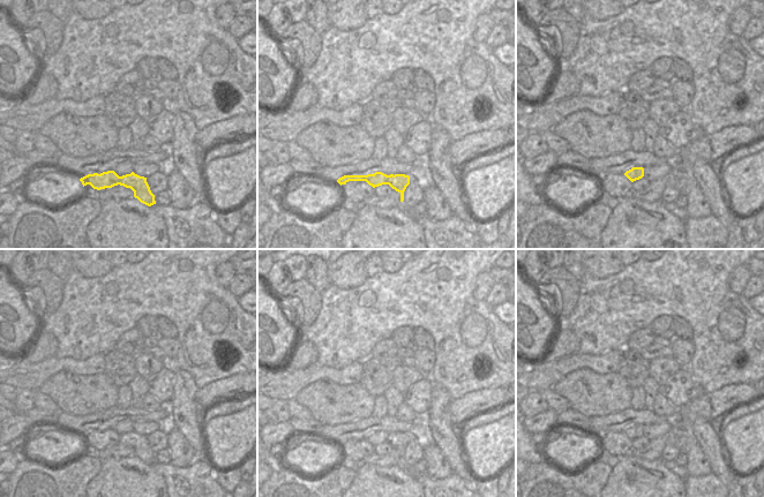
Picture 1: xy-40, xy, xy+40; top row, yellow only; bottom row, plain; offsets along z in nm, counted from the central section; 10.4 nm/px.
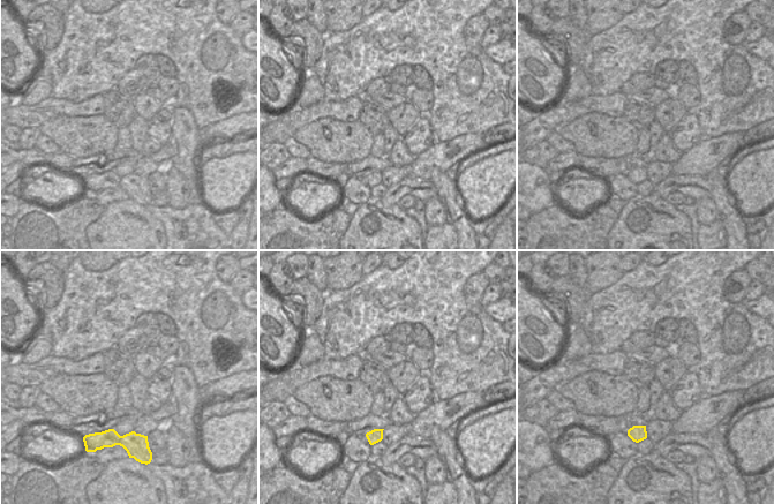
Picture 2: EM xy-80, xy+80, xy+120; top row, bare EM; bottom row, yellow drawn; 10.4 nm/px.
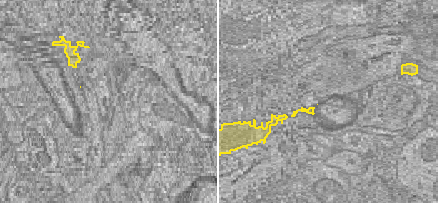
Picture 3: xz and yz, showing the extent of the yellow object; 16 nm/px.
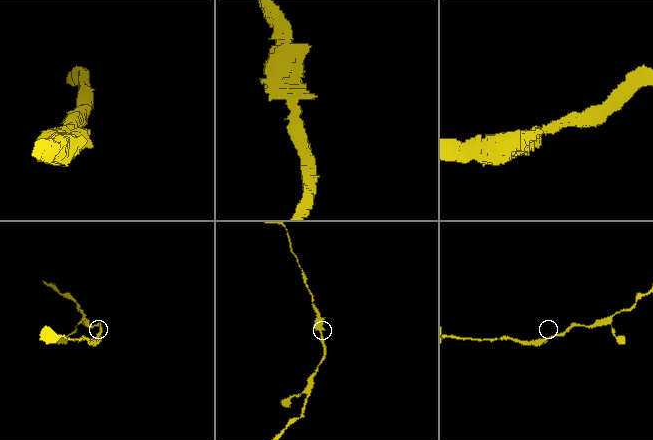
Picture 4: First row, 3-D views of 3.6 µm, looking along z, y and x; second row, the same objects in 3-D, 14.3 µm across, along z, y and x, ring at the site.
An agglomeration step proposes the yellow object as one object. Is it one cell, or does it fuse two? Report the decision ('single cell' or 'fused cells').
fused cells

